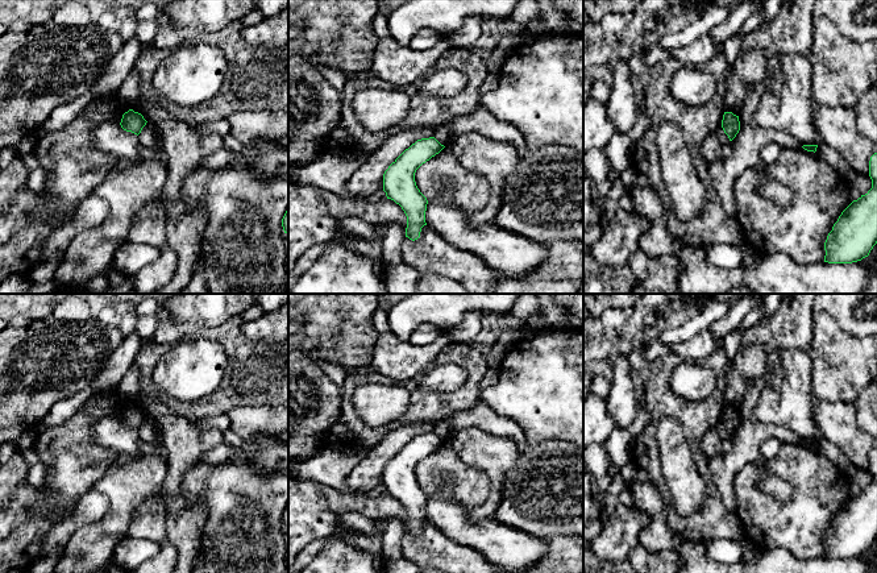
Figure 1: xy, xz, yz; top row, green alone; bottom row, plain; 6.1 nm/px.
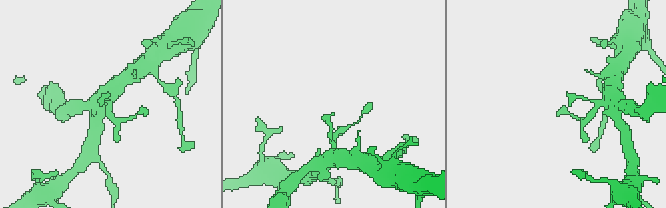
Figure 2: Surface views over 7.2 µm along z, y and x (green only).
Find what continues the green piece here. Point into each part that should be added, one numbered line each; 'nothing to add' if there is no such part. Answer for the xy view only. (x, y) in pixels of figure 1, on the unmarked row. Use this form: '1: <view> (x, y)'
nothing to add

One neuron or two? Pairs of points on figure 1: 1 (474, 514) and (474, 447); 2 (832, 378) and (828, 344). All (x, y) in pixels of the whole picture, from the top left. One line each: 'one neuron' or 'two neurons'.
1: one neuron
2: one neuron

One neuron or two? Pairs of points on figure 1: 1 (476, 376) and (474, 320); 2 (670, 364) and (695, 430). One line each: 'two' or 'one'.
1: two
2: one

